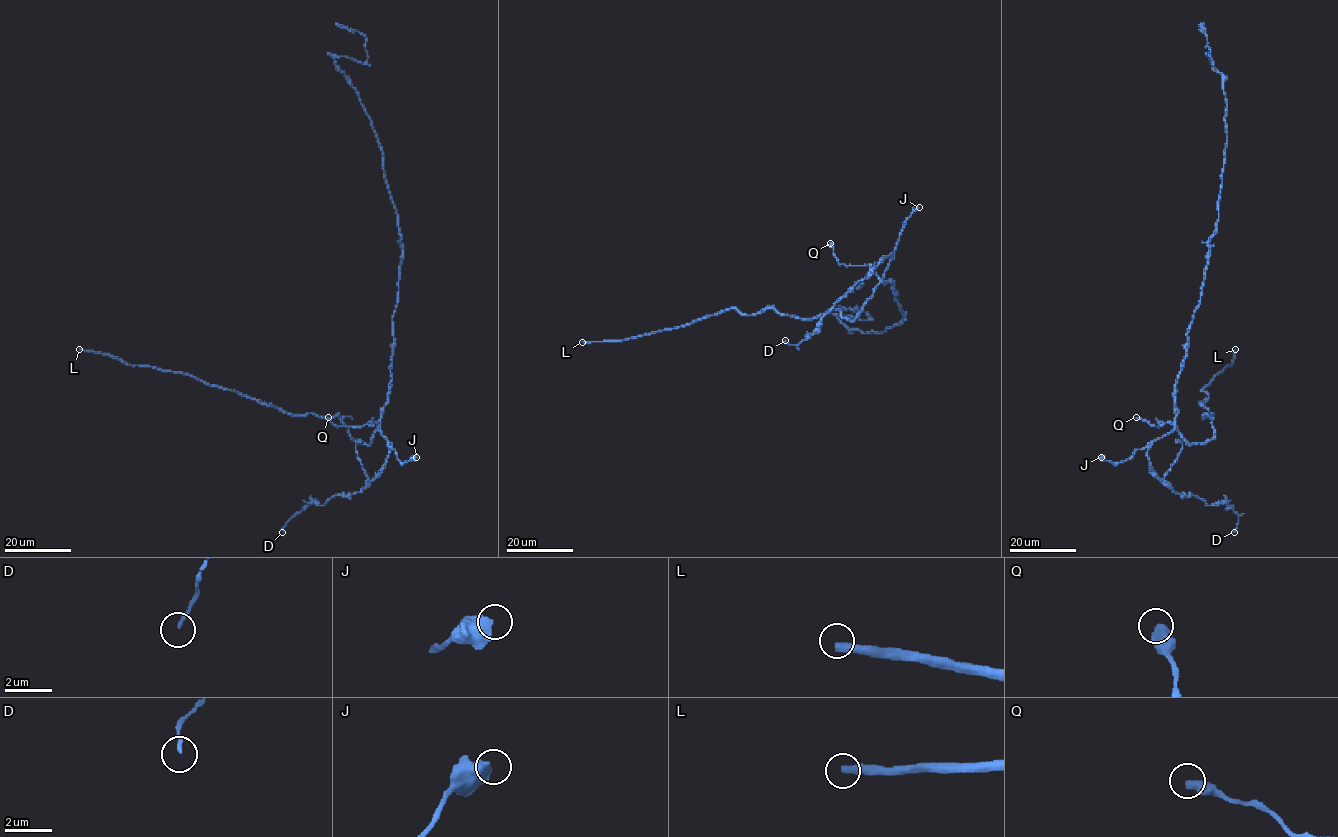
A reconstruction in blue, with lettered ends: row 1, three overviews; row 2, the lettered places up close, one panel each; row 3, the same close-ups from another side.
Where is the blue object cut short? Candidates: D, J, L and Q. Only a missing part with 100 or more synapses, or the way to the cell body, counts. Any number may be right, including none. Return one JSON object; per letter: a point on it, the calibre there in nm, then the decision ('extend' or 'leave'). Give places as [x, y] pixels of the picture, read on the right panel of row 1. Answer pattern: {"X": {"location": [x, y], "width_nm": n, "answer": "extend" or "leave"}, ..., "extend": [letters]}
{"D": {"location": [1234, 532], "width_nm": 140, "answer": "leave"}, "J": {"location": [1101, 457], "width_nm": 650, "answer": "leave"}, "L": {"location": [1235, 349], "width_nm": 340, "answer": "extend"}, "Q": {"location": [1136, 417], "width_nm": 500, "answer": "leave"}, "extend": ["L"]}

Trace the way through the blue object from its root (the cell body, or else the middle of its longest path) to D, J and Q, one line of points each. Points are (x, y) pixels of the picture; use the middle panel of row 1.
D: (893, 288), (891, 282), (882, 281), (891, 254), (834, 304), (810, 336), (796, 345), (785, 340)
J: (893, 288), (891, 282), (882, 281), (884, 272), (904, 221), (919, 207)
Q: (893, 288), (891, 282), (882, 281), (870, 266), (840, 264), (830, 243)

